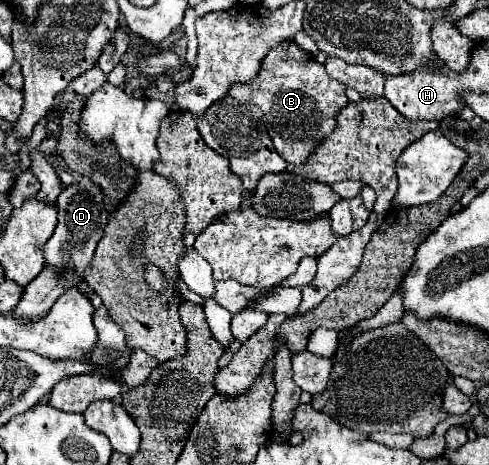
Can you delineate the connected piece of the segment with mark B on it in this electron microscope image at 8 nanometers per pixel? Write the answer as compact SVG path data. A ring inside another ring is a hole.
M286 42L266 54L254 80L234 84L230 88L230 96L238 102L260 106L276 152L288 164L298 168L300 164L306 164L306 158L314 152L314 148L334 130L338 112L350 102L344 90L346 86L332 80L326 74L324 64L316 62L312 54L300 50L294 42Z

